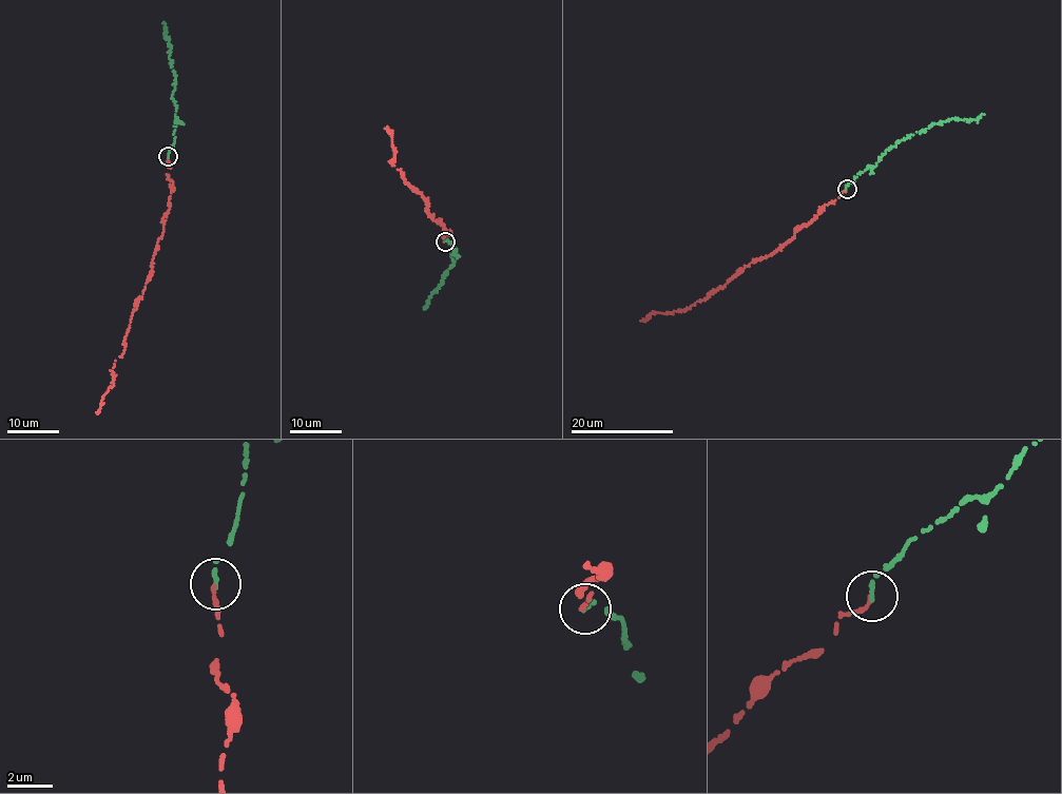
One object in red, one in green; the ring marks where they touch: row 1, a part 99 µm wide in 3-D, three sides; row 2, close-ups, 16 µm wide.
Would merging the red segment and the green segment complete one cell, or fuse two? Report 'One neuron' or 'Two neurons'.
One neuron

